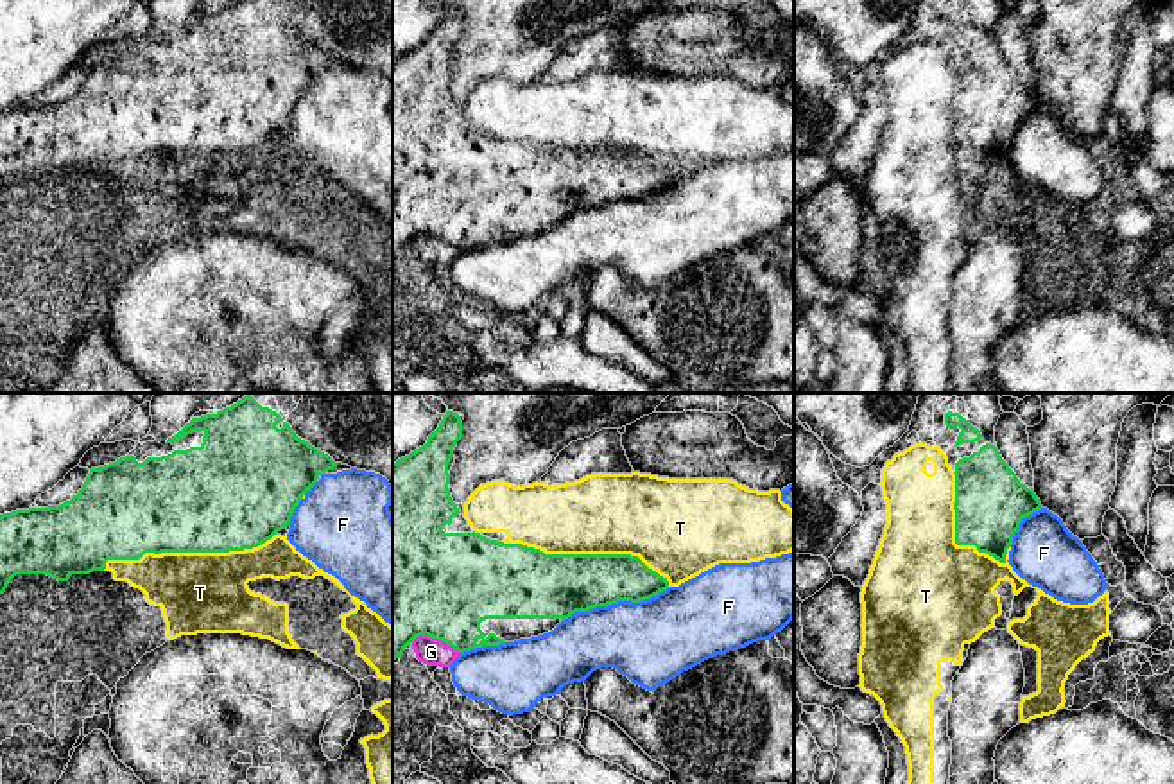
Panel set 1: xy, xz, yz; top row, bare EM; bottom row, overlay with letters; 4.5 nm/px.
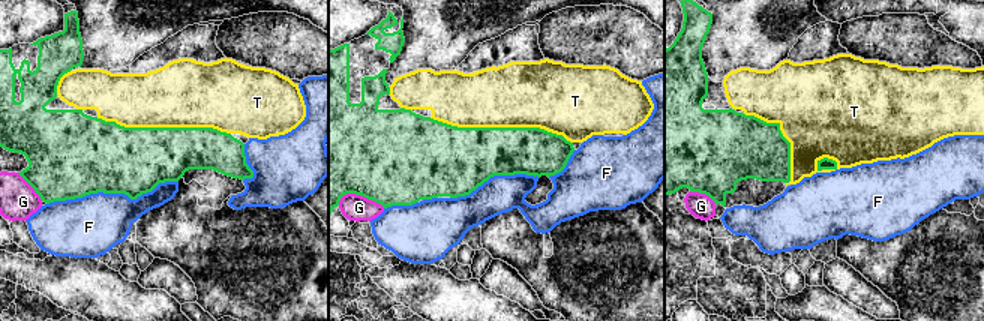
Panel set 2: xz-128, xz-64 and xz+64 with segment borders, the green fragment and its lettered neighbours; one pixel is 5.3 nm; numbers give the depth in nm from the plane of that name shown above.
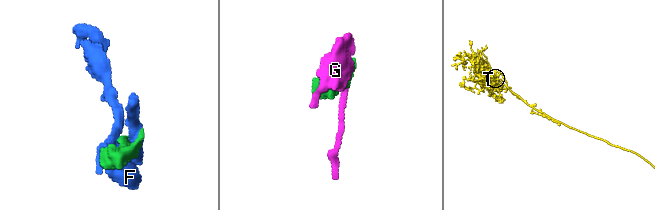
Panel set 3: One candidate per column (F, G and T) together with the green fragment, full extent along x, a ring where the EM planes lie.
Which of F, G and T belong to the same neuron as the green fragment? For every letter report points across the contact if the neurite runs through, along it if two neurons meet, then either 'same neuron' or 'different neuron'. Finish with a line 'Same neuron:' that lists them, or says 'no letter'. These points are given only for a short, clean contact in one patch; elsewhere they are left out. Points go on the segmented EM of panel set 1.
F: different neuron
G: different neuron
T: different neuron
Same neuron: no letter

